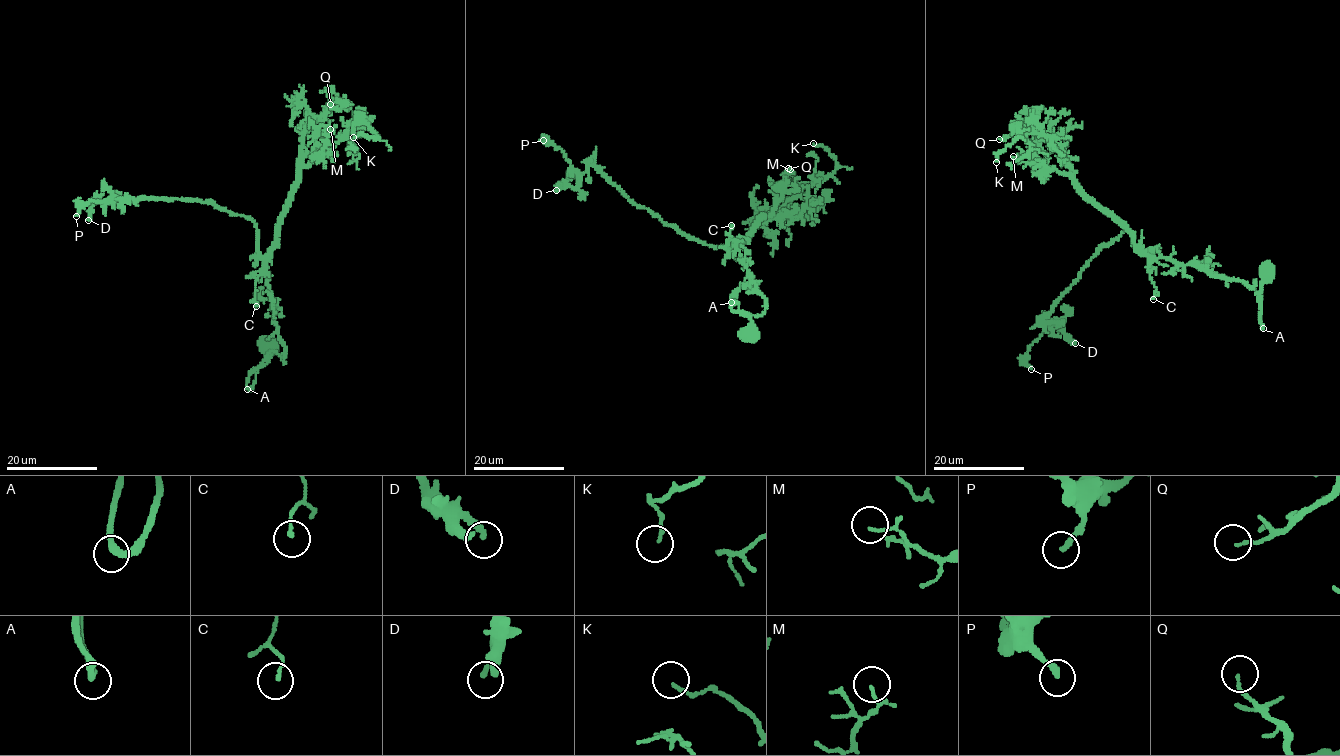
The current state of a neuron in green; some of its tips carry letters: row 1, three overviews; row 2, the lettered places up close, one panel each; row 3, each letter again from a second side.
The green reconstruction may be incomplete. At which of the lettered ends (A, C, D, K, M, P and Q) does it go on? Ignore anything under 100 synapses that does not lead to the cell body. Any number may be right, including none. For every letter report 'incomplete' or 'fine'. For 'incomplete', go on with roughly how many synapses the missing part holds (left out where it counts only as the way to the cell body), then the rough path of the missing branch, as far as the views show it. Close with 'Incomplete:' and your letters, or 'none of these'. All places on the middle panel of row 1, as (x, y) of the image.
A: fine
C: fine
D: fine
K: fine
M: fine
P: fine
Q: fine
Incomplete: none of these

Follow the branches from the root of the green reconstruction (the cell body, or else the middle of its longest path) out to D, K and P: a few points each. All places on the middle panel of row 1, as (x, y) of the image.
D: (749, 333), (743, 313), (760, 314), (766, 299), (740, 246), (664, 225), (592, 165), (556, 190)
K: (749, 333), (743, 313), (766, 299), (735, 240), (833, 173), (813, 143)
P: (749, 333), (743, 313), (760, 314), (766, 299), (740, 246), (664, 225), (543, 140)

